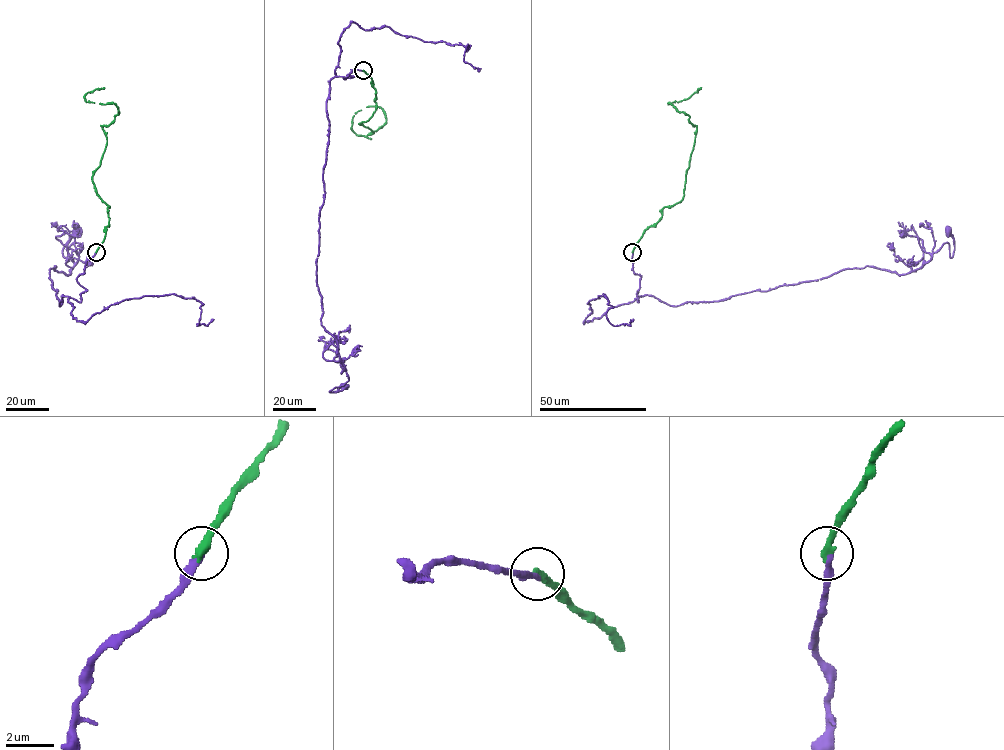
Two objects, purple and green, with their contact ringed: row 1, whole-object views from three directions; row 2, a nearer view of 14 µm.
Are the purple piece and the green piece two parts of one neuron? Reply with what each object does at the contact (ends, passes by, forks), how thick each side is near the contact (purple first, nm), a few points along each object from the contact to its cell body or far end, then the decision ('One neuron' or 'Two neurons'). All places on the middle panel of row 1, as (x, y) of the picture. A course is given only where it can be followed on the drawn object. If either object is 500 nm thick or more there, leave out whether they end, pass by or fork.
At the ring purple ends. At the ring green ends. Thickness 280 nm (purple) against 340 nm. Course of purple: (363, 70), (330, 80), (316, 261), (321, 325), (336, 341), (348, 380), (330, 392), (345, 385). Course of green: (363, 70), (376, 109), (359, 123), (369, 134), (386, 120), (367, 106), (352, 129), (371, 139). Two neurons

